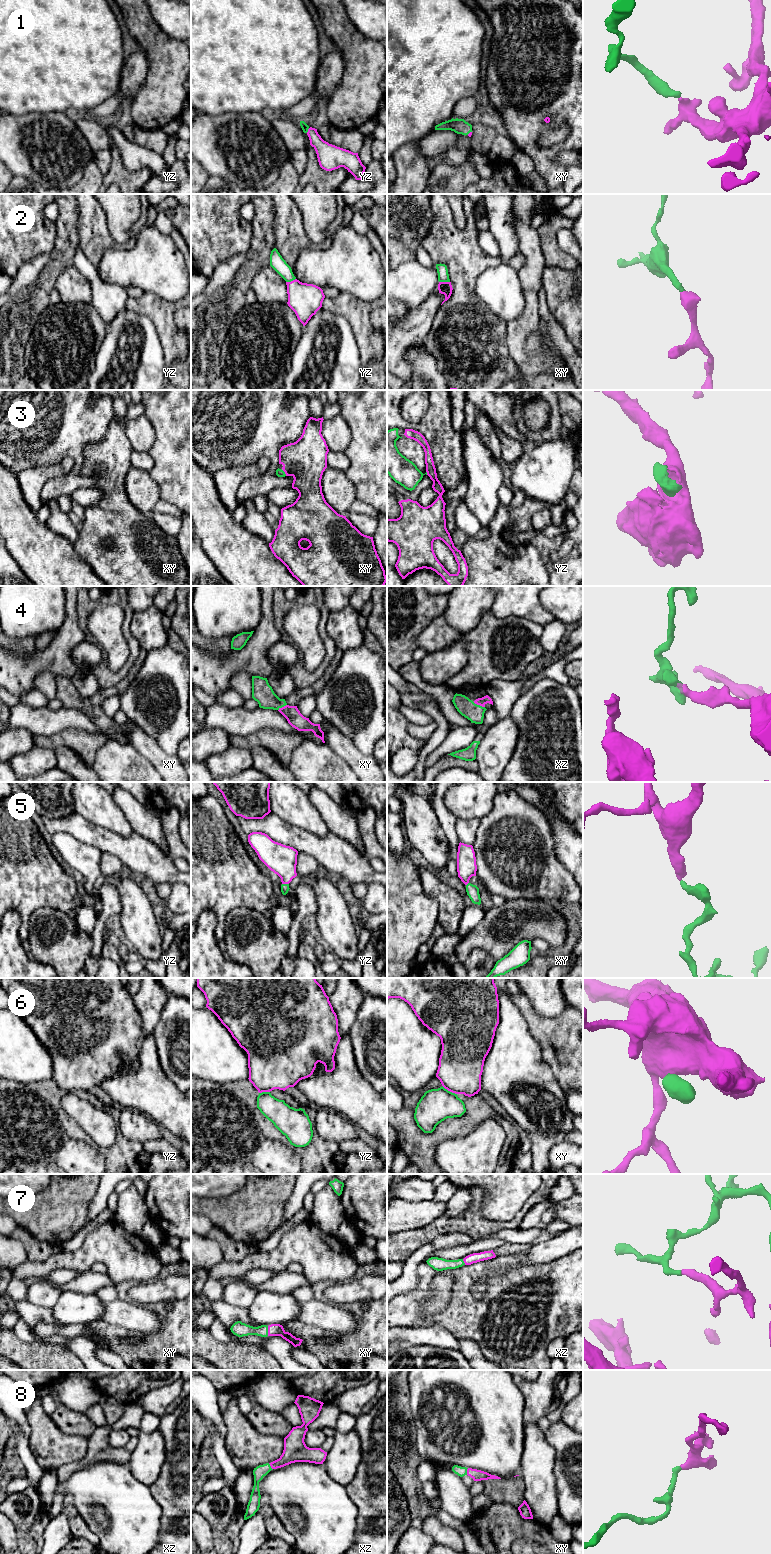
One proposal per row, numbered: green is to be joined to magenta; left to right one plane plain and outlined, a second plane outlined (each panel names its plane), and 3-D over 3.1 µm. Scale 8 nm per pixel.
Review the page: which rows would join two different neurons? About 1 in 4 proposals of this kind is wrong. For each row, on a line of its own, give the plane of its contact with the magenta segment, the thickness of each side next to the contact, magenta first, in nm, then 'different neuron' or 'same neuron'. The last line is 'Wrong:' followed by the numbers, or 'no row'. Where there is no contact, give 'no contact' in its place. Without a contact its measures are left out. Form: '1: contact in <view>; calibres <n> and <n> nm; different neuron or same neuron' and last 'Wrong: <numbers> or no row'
1: contact in yz; calibres 170 and 60 nm; same neuron
2: contact in xy; calibres 100 and 90 nm; same neuron
3: contact in xy; calibres 340 and 60 nm; same neuron
4: contact in xz; calibres 70 and 140 nm; same neuron
5: contact in yz; calibres 240 and 70 nm; same neuron
6: contact in xy; calibres 360 and 260 nm; same neuron
7: contact in xy; calibres 100 and 120 nm; same neuron
8: contact in xy; calibres 90 and 80 nm; same neuron
Wrong: no row

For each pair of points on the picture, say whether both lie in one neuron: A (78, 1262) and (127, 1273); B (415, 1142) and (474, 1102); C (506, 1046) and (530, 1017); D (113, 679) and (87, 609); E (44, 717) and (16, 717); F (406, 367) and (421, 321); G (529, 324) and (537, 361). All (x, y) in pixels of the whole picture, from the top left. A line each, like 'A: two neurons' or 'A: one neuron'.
A: one neuron
B: one neuron
C: two neurons
D: one neuron
E: one neuron
F: one neuron
G: one neuron

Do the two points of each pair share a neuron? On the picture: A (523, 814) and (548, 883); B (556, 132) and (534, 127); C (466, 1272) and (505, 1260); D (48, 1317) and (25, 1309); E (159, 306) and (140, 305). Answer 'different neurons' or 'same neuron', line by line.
A: same neuron
B: different neurons
C: same neuron
D: same neuron
E: same neuron

